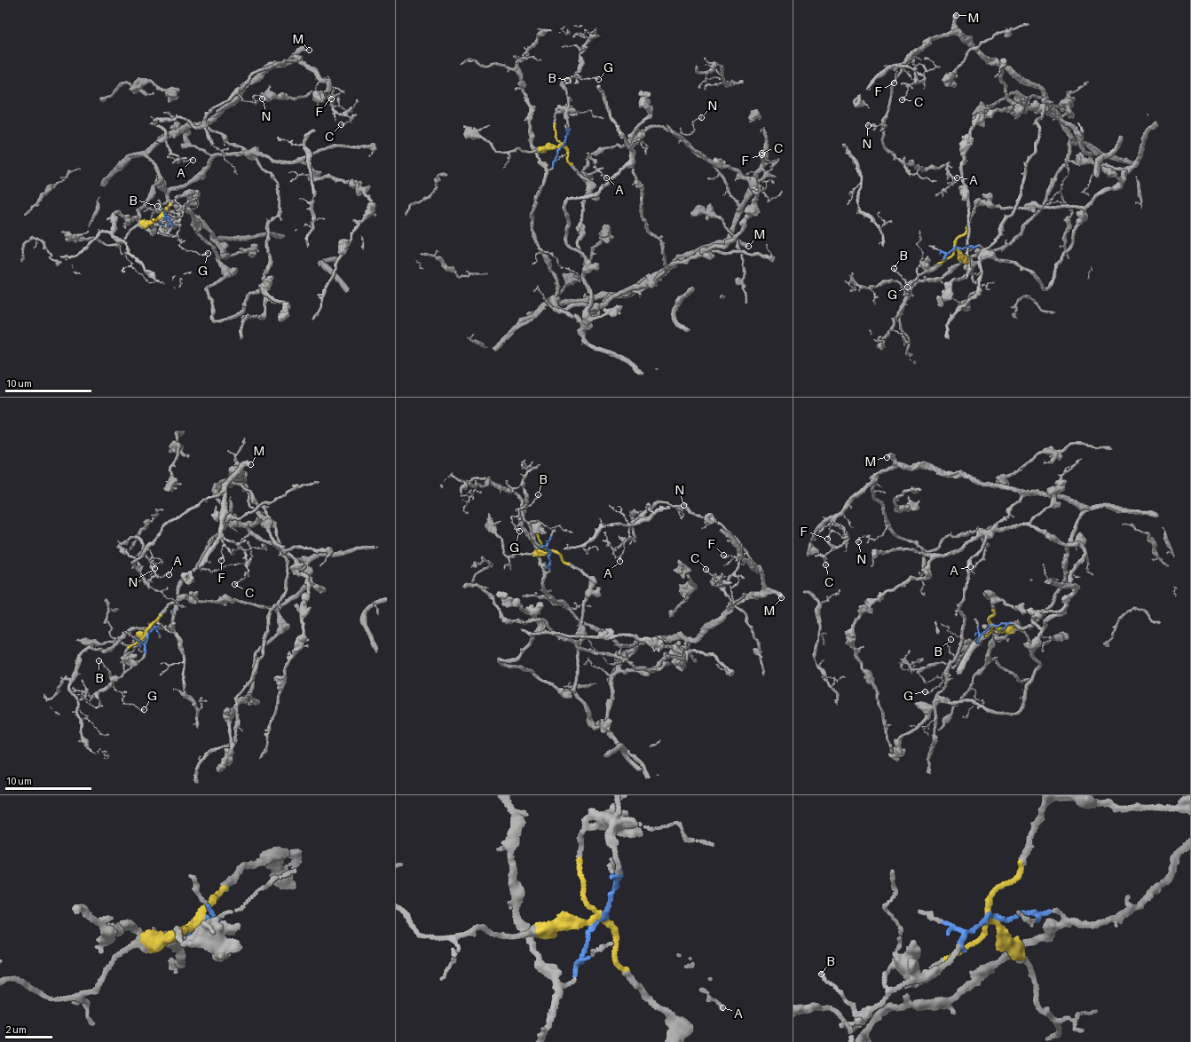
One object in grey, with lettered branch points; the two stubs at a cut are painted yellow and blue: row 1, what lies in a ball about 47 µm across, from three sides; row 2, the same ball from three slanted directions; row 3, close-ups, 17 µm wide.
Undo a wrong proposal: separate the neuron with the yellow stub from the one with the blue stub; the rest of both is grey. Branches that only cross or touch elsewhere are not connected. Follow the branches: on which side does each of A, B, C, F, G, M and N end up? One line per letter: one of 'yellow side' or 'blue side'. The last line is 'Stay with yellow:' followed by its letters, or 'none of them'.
A: blue side
B: blue side
C: blue side
F: blue side
G: blue side
M: blue side
N: blue side
Stay with yellow: none of them

